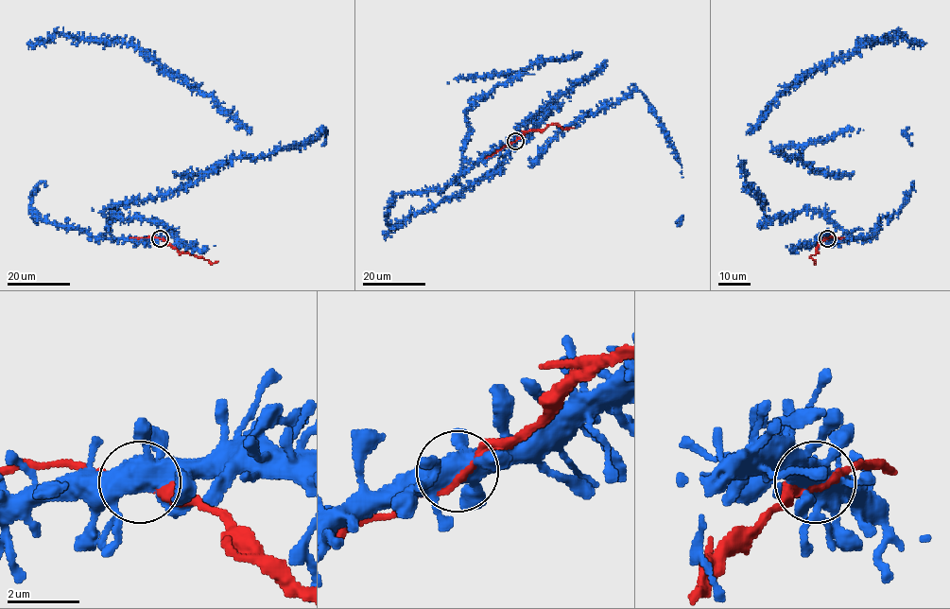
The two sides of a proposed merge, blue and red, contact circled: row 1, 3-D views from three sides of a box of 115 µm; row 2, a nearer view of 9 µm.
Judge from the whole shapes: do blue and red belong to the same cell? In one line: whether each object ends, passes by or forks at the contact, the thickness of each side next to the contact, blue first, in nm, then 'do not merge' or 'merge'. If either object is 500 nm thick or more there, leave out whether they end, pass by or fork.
blue forks | red passes by | 480/190 nm | do not merge

